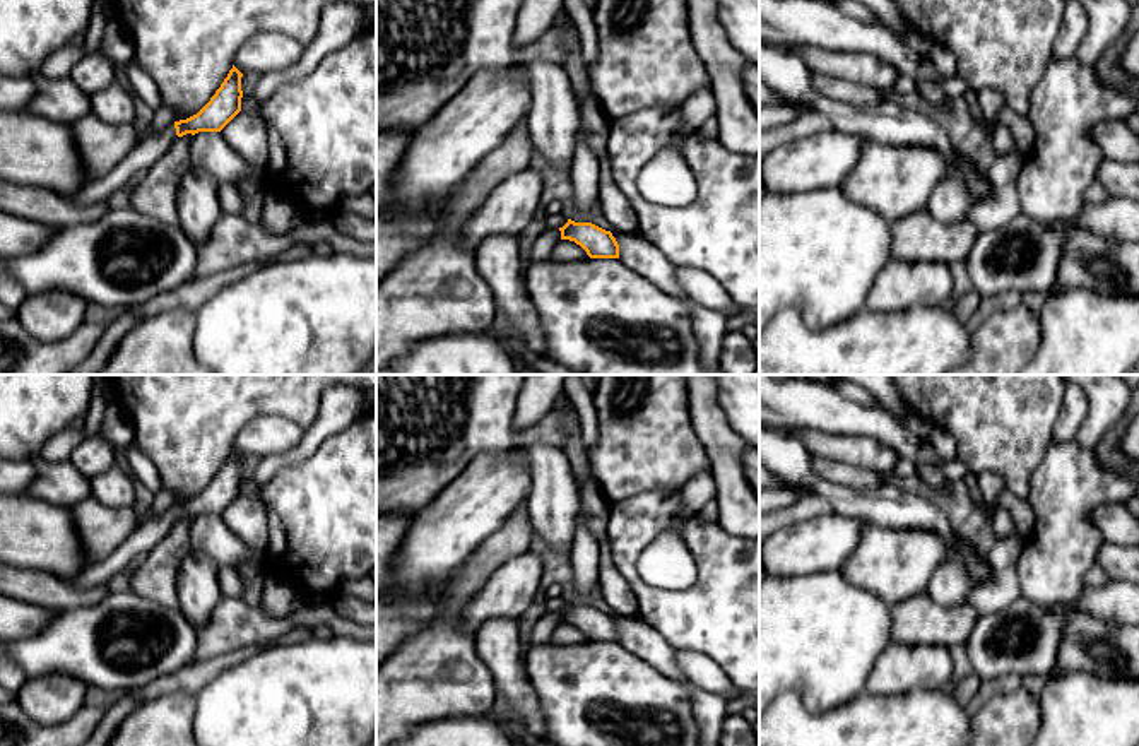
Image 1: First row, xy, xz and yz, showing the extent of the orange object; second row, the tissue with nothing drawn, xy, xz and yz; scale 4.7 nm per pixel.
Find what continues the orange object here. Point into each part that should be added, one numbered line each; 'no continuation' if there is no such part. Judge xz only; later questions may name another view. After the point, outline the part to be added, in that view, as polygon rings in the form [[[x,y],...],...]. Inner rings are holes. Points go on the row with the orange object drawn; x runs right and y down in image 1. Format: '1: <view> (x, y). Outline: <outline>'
no continuation

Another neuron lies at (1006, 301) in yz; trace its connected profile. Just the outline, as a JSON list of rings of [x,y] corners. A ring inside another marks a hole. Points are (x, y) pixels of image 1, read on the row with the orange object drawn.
[[[1004,293],[980,299],[977,311],[966,322],[966,329],[975,332],[989,317],[1000,311],[1009,311],[1021,303],[1019,293]]]

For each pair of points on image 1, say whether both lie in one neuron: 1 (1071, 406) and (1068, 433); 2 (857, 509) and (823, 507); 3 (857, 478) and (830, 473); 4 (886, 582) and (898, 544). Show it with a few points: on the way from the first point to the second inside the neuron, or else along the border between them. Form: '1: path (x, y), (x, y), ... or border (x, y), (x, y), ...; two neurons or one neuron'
1: path (1071, 413), (1068, 426); one neuron
2: border (811, 493), (820, 495), (833, 510); two neurons
3: path (850, 476), (837, 473); one neuron
4: path (893, 574), (898, 553); one neuron

